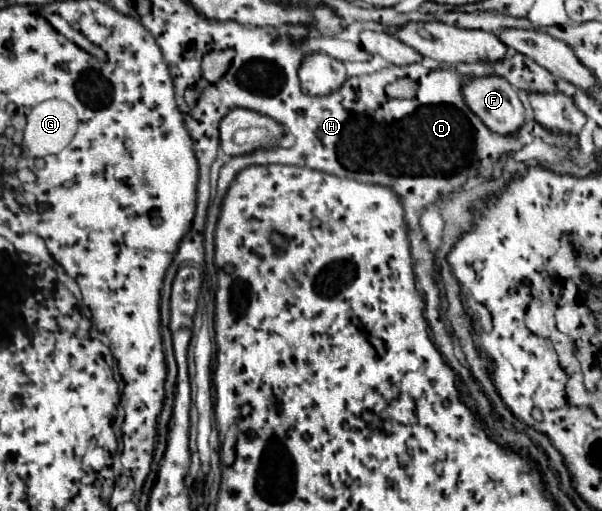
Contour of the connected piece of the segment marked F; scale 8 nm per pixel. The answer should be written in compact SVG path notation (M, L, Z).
M498 75L472 77L462 85L464 103L500 135L518 131L524 125L524 107L512 85Z

